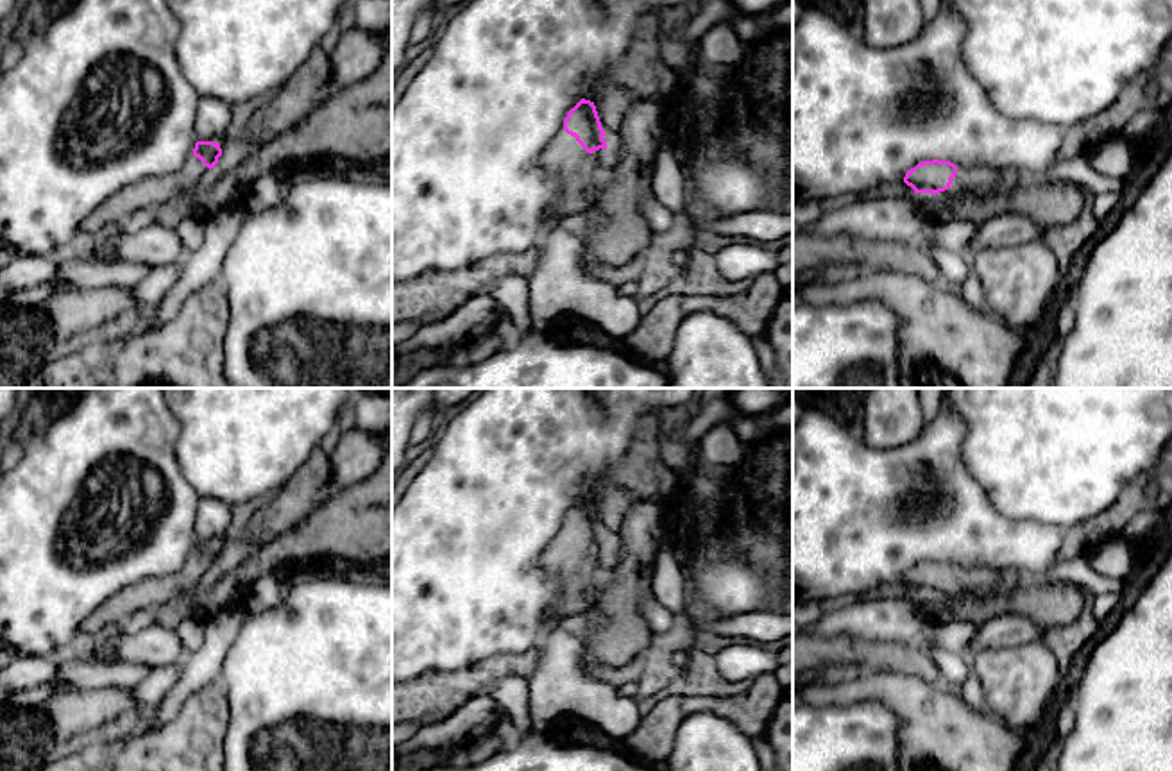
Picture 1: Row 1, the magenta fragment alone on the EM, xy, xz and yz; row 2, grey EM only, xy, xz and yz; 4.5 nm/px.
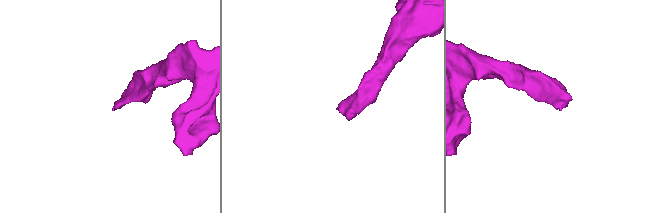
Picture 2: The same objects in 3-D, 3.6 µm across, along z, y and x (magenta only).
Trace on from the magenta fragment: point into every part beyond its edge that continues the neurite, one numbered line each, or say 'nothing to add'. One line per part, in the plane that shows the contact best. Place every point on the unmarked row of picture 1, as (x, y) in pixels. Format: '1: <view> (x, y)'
1: xz (564, 559)

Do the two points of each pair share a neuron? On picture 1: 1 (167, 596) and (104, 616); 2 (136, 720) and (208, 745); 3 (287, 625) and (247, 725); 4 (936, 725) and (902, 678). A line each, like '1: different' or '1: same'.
1: same
2: different
3: same
4: same

